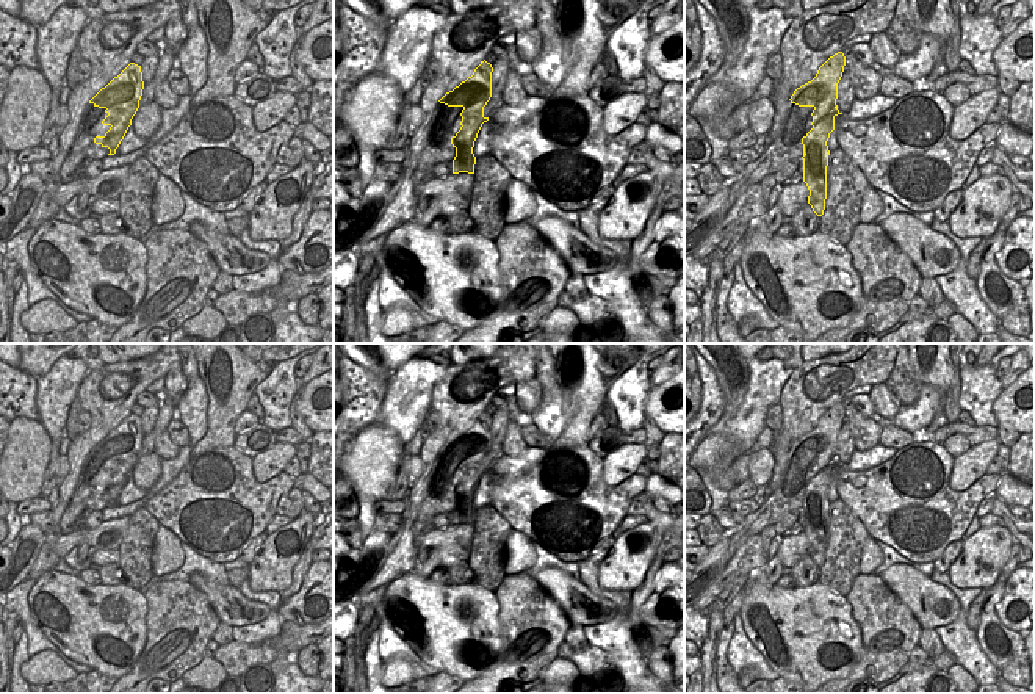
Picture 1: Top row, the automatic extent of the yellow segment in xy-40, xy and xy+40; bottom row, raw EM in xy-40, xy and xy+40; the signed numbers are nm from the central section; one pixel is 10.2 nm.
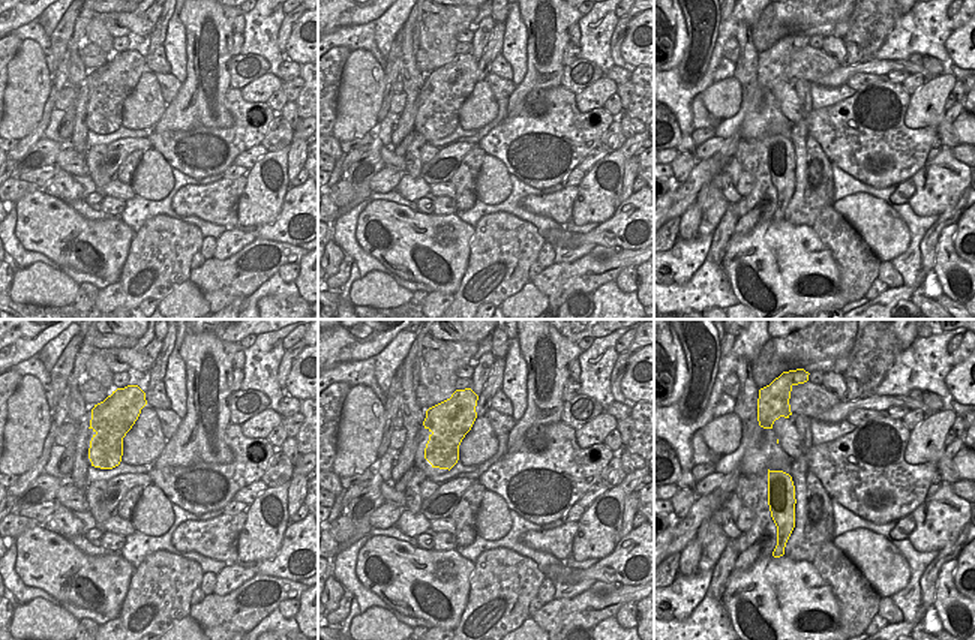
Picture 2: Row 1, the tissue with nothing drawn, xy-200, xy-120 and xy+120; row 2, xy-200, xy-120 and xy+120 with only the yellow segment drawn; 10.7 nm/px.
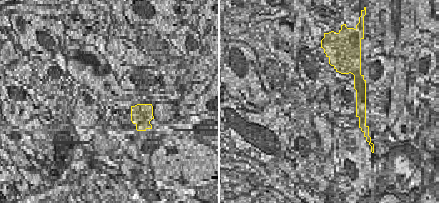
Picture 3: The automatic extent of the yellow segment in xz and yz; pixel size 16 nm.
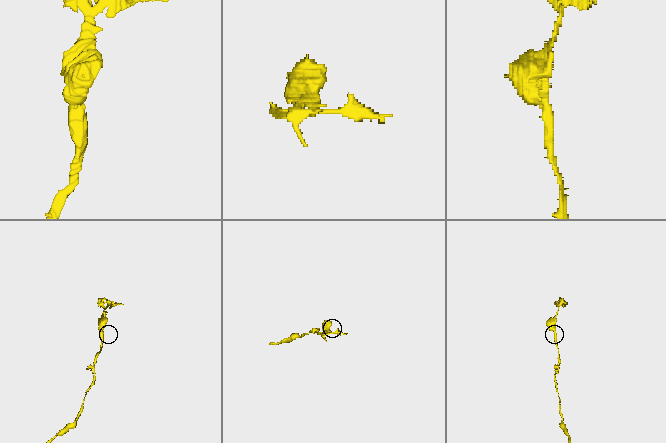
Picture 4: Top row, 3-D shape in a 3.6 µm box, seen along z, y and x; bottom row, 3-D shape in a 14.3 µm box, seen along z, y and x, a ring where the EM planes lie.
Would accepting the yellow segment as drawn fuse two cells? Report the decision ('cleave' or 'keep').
cleave

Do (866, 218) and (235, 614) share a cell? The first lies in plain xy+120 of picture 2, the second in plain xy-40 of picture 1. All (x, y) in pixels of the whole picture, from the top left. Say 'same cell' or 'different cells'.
same cell

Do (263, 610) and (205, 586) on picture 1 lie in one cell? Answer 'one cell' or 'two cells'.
one cell

